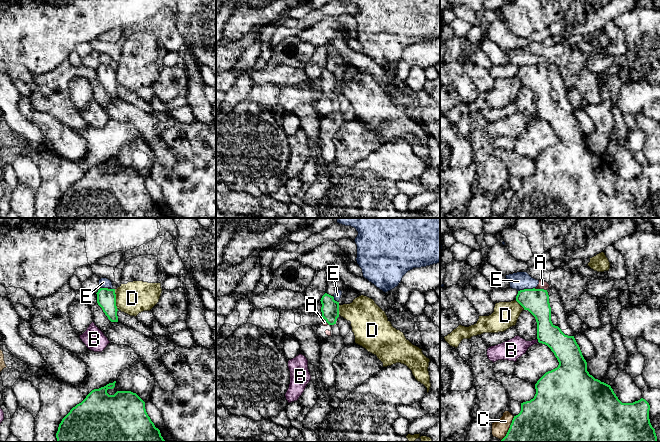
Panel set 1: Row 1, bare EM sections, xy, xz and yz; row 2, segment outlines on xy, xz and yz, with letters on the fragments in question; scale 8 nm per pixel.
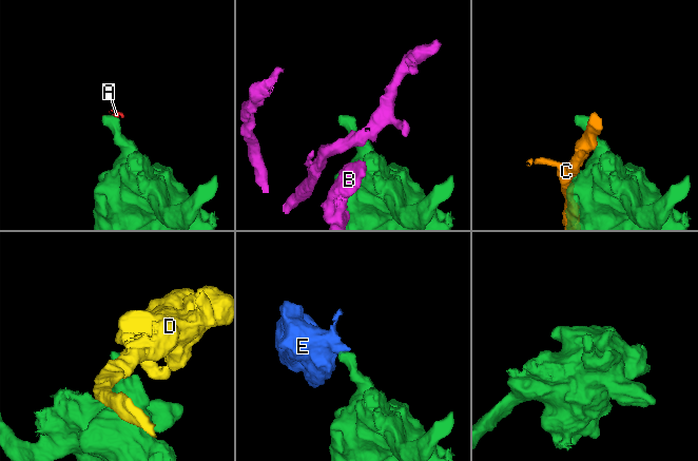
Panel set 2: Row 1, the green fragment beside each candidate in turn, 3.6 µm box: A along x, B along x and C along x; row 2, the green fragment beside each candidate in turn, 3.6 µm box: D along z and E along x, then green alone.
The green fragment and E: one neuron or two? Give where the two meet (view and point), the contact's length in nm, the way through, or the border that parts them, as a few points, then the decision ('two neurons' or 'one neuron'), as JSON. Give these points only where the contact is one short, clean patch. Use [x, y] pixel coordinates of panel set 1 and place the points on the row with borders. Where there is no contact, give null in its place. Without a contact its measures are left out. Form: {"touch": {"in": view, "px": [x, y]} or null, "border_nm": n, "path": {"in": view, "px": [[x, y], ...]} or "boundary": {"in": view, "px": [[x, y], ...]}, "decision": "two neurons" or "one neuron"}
{"touch": {"in": "yz", "px": [526, 289]}, "border_nm": 140, "boundary": {"in": "yz", "px": [[534, 287], [518, 291]]}, "decision": "two neurons"}

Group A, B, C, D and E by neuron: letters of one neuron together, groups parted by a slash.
A E / B / C / D

